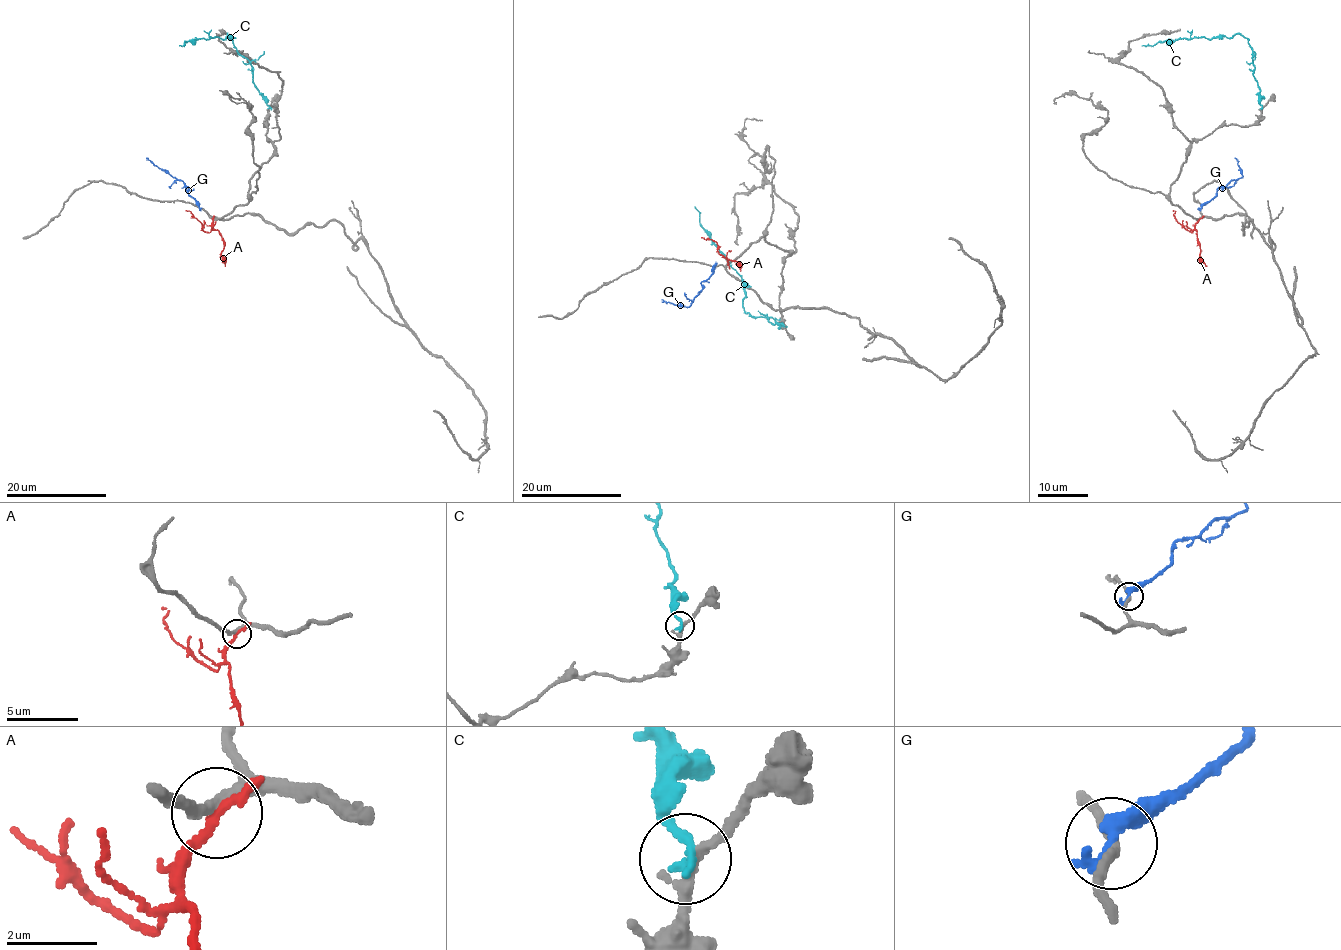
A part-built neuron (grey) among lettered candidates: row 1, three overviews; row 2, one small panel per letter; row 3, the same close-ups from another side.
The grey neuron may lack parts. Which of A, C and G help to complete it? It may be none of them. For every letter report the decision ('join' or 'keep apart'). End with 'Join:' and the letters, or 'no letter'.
A: keep apart
C: keep apart
G: keep apart
Join: no letter

